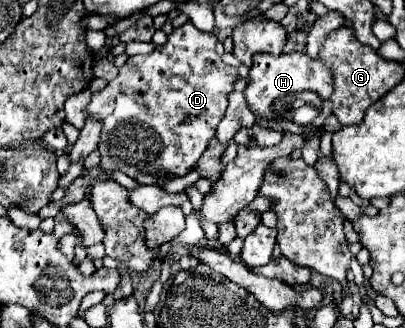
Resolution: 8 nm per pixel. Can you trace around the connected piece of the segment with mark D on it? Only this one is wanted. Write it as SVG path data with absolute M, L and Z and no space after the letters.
M191 22L175 28L163 46L157 46L147 56L131 56L119 70L117 78L107 84L105 90L93 94L87 106L89 116L103 122L101 130L101 166L107 172L121 170L135 178L141 172L159 174L167 172L173 176L185 176L193 164L205 152L209 140L213 138L217 124L227 110L227 98L233 92L235 80L239 78L237 68L227 66L215 52L217 36L213 32L201 32Z

